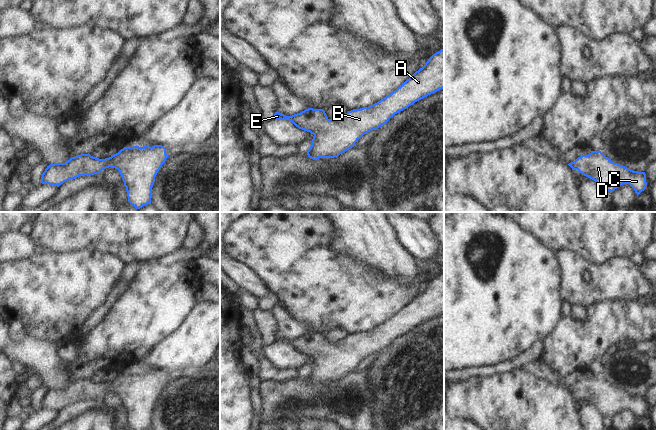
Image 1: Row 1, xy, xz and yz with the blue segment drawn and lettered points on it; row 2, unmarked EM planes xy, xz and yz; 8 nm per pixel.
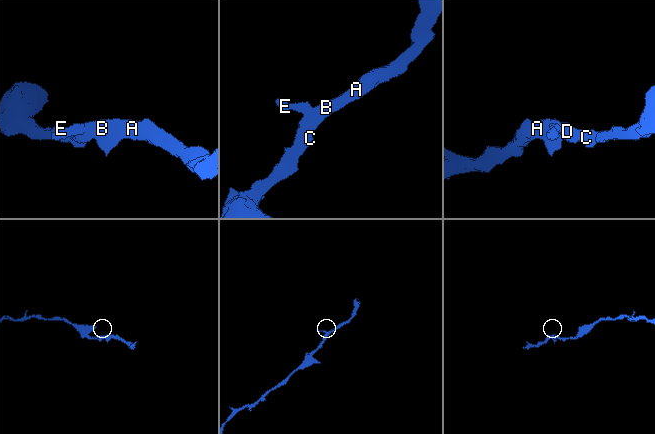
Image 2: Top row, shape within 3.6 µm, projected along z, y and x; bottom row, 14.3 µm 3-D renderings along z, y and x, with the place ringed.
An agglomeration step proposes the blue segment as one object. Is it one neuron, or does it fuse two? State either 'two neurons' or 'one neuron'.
one neuron

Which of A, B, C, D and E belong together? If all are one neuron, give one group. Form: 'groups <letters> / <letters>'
groups A B C D E

